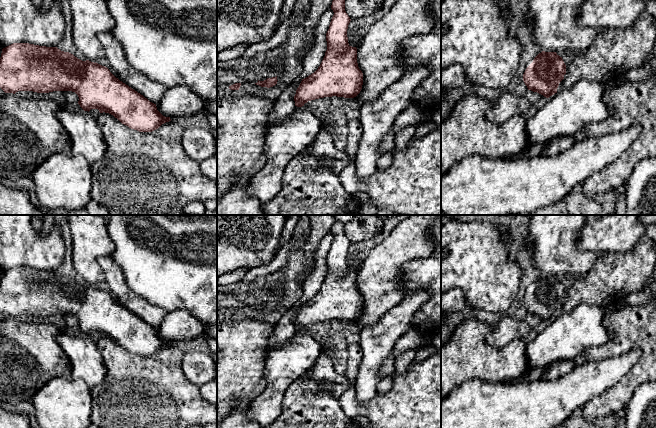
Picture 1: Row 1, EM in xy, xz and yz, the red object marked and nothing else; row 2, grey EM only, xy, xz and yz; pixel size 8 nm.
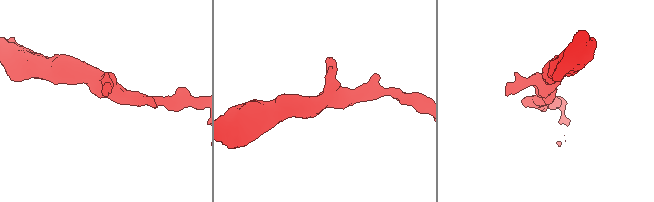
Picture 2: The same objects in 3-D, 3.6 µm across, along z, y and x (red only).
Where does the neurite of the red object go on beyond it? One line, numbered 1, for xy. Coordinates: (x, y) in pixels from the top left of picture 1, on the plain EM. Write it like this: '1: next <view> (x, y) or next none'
1: next none

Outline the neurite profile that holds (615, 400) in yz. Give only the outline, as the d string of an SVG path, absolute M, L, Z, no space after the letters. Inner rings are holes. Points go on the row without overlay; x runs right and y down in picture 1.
M656 294L644 305L622 305L614 308L606 313L603 324L608 332L608 341L602 346L589 347L580 353L573 359L574 368L590 361L618 357L637 348L641 350L641 357L617 384L581 407L579 413L587 419L623 413L639 385L656 382Z

